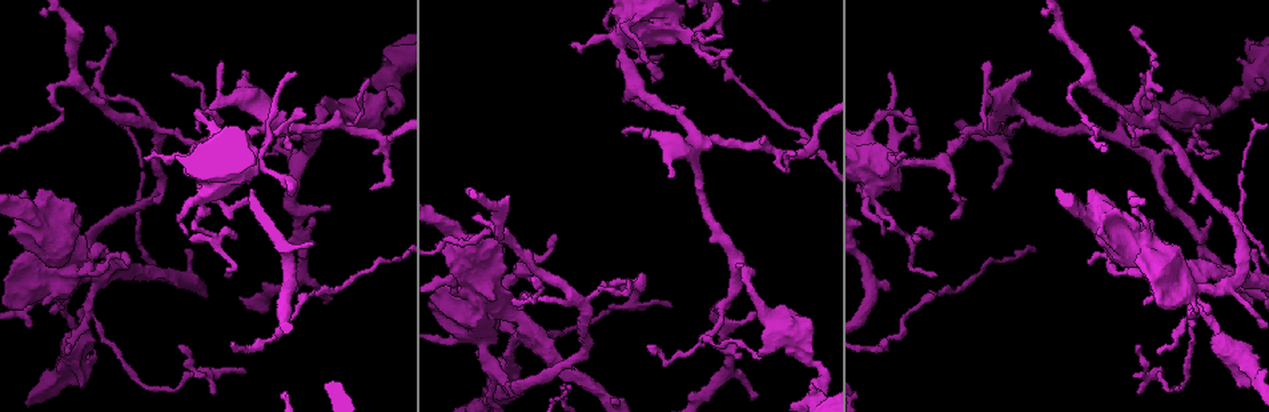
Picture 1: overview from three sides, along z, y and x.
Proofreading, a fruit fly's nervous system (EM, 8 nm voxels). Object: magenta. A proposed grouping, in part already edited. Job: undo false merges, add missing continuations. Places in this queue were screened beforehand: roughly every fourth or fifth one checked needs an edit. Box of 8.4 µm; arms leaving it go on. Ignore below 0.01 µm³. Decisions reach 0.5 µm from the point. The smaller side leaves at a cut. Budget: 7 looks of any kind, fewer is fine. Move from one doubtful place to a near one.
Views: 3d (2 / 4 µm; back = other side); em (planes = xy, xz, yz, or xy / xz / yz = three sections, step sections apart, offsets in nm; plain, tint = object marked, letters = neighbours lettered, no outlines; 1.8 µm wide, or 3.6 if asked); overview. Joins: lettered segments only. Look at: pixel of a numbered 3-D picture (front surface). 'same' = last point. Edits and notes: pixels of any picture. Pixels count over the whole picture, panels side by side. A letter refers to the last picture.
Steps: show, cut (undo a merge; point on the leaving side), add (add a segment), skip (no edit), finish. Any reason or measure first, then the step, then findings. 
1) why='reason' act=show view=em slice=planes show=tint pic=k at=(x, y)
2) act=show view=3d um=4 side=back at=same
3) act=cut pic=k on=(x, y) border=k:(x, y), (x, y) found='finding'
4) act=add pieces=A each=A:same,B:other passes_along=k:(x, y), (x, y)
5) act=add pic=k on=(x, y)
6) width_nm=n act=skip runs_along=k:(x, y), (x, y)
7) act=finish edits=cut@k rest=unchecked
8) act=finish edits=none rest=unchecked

why='four-way junction' act=show view=em um=3.6 slice=planes show=letters pic=1 at=(684, 34)

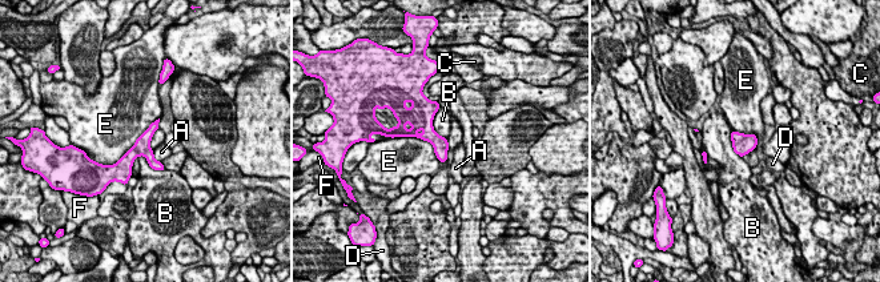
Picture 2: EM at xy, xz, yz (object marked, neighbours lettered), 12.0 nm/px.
longest_contact=E:900nm act=skip each=A:other,B:other,C:other,D:other,E:other,F:other runs_along=2:(155, 125), (143, 144), (113, 168) found='continuous, no second neuron'

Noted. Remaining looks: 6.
why='thick turns thin' act=show view=em um=3.6 slice=xy step=4 show=tint pic=1 at=(765, 318)

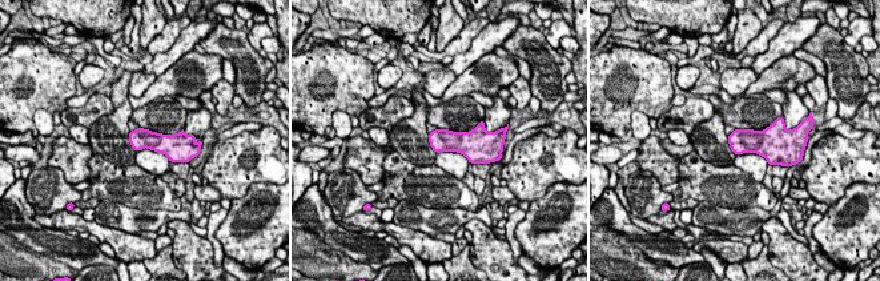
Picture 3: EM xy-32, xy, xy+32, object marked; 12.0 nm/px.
act=show view=em um=3.6 slice=planes show=tint at=same

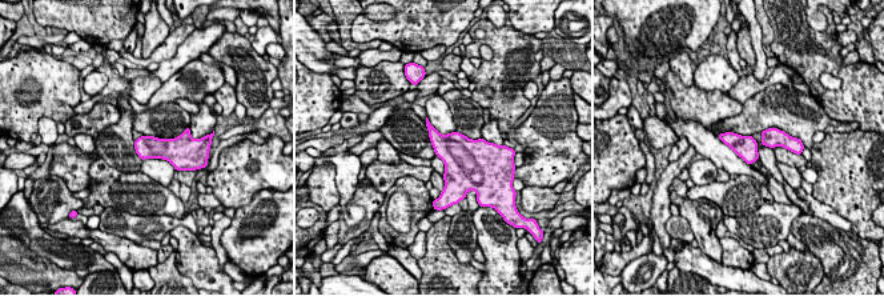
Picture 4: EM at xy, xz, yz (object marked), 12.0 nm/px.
why='see the neighbours' act=show view=em um=3.6 slice=planes show=letters at=same

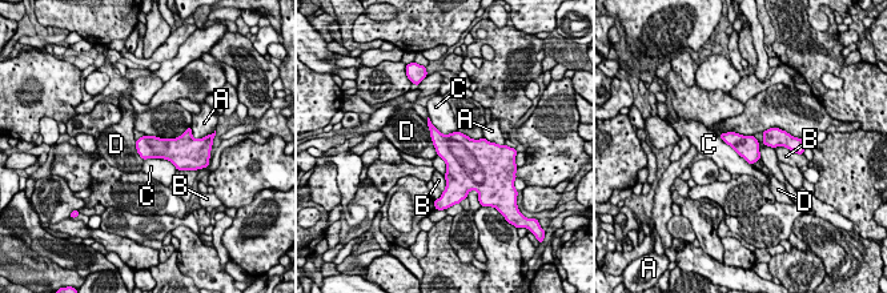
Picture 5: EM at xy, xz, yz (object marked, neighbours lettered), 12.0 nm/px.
width_nm=280 act=skip each=A:other,B:other,C:other,D:other border=5:(718, 136), (751, 164) found='all the same neuron'

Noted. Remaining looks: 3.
why='sharp bend' act=show view=3d um=2 pic=1 at=(203, 377)

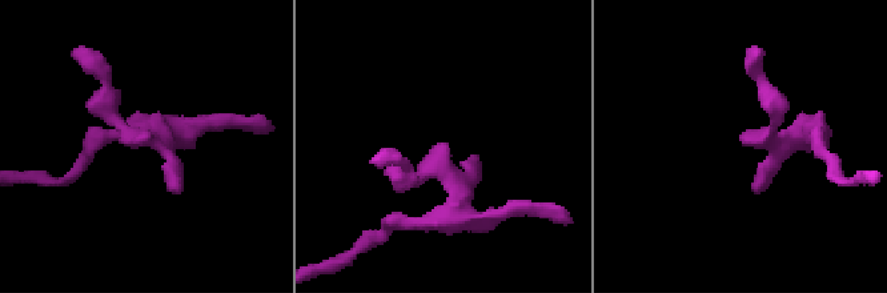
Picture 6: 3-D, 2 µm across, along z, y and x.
act=show view=em slice=planes show=letters pic=6 at=(448, 183)

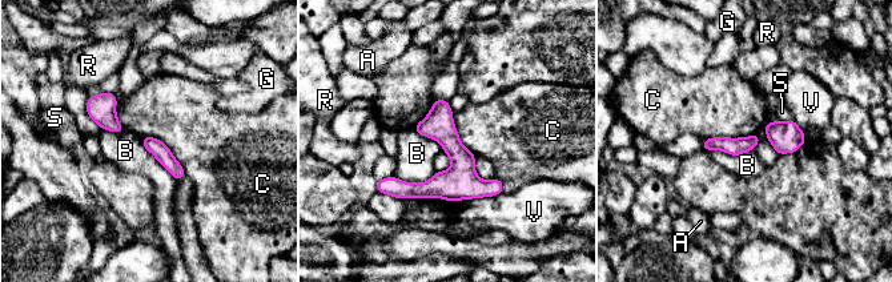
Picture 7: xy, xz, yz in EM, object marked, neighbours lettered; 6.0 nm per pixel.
width_nm=100 act=skip each=A:other,B:other,C:other,G:other,R:other,S:other,V:other runs_along=7:(380, 185), (398, 189), (499, 188) found='continuous, no second neuron'

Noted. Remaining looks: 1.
act=finish edits=none rest=unchecked

